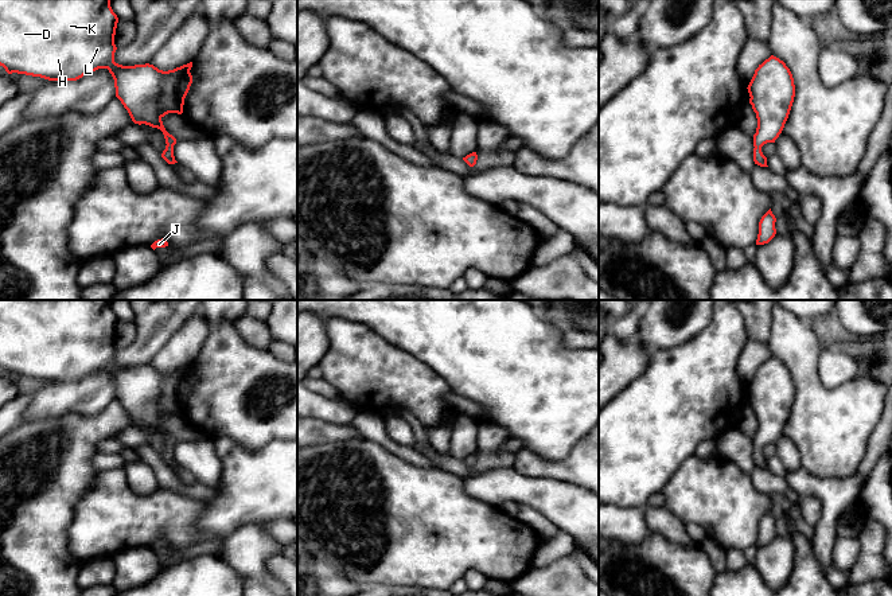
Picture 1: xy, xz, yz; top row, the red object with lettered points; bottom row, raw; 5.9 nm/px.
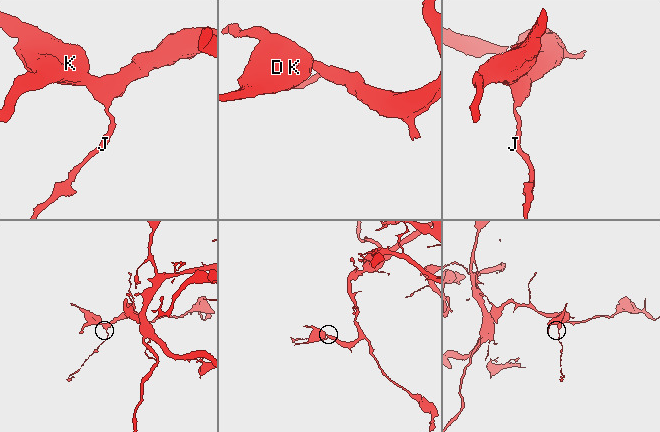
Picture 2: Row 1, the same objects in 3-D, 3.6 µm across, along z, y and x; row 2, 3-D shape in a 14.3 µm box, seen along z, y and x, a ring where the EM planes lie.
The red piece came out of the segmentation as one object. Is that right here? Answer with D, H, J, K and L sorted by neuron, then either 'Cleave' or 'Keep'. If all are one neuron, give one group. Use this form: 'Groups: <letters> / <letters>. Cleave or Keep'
Groups: D H K L / J. Cleave

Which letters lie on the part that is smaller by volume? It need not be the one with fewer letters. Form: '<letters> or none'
J

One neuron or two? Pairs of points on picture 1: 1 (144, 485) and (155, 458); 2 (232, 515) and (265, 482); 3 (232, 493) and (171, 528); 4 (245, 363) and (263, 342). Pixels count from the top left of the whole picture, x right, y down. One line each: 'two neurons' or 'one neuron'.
1: two neurons
2: one neuron
3: two neurons
4: two neurons

